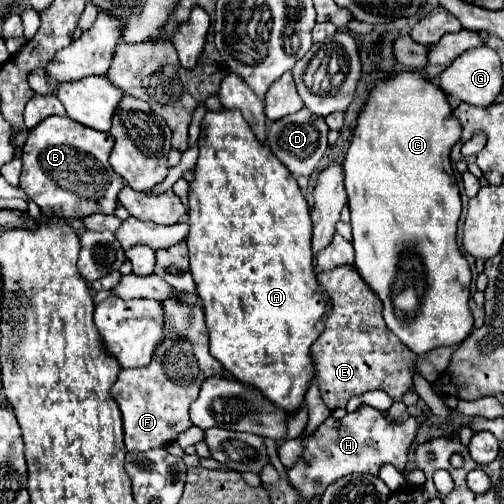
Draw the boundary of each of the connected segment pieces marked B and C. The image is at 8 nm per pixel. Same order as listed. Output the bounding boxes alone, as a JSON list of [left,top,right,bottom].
[[21,116,125,218],[343,72,473,356]]

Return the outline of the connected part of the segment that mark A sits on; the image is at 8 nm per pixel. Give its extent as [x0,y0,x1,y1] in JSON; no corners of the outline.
[189,110,327,412]

